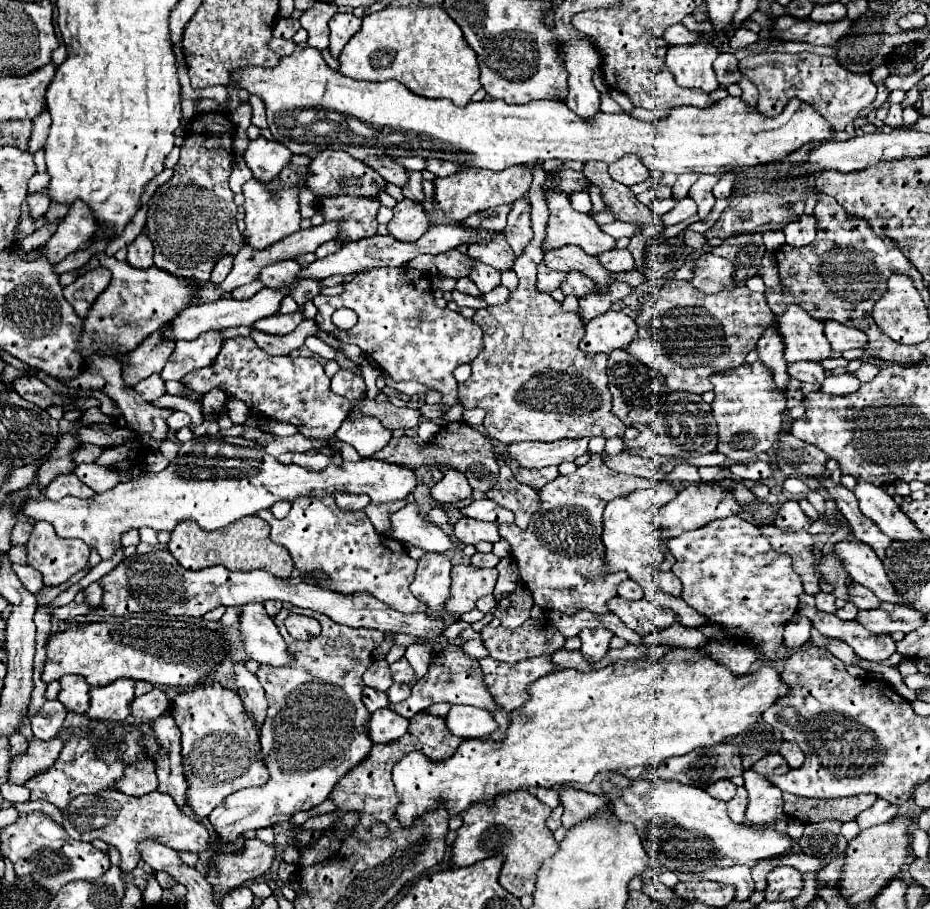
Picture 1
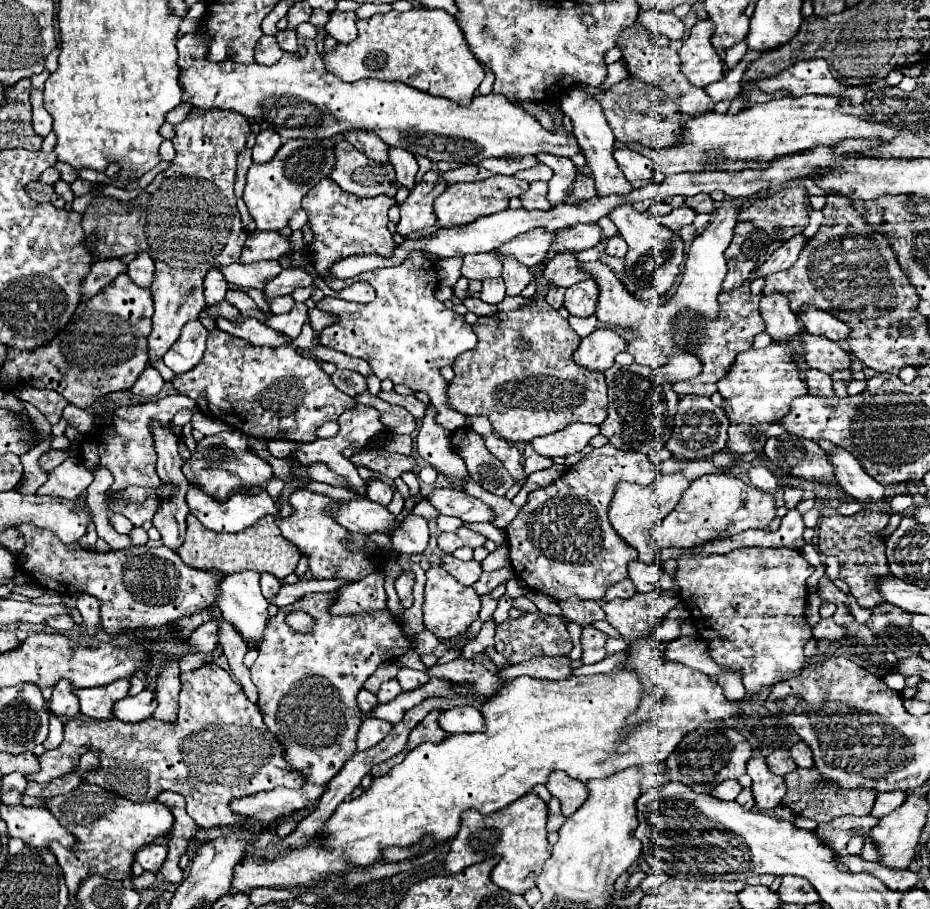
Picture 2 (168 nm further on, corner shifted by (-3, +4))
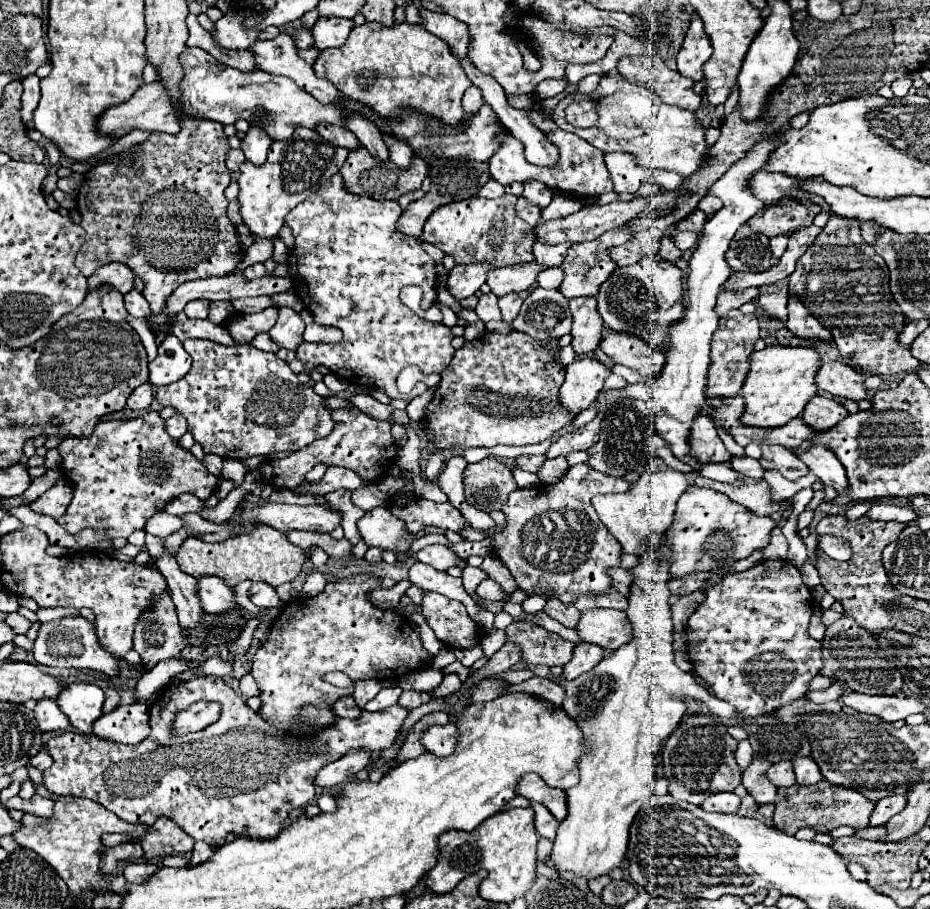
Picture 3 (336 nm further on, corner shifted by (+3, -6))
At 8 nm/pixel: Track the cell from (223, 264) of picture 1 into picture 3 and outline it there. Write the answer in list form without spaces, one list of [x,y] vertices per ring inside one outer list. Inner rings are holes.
[[[202,298],[202,300],[188,302],[184,312],[186,312],[188,318],[208,318],[208,308],[210,308],[210,302]]]

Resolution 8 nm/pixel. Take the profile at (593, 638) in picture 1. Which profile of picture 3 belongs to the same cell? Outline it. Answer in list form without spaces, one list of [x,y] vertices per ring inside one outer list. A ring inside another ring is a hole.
[[[586,642],[578,644],[574,648],[572,660],[564,666],[564,672],[562,672],[564,678],[574,680],[576,676],[580,676],[580,674],[592,670],[594,666],[598,666],[600,660],[602,660],[602,652],[604,652],[604,648],[600,648],[596,644],[586,644]]]

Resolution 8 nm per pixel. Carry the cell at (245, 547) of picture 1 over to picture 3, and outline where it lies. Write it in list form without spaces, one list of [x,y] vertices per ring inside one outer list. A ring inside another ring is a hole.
[[[256,524],[254,530],[246,534],[238,534],[224,542],[216,542],[216,544],[208,544],[200,538],[186,538],[184,544],[176,552],[176,560],[180,568],[194,578],[220,576],[228,586],[236,586],[242,580],[252,580],[252,582],[260,580],[276,588],[280,584],[292,582],[300,574],[304,558],[306,558],[304,552],[306,550],[288,542],[288,538],[276,528]]]

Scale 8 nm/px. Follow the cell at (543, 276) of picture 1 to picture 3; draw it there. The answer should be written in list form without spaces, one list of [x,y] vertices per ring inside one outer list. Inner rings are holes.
[[[624,226],[612,230],[612,232],[604,232],[600,238],[592,240],[592,242],[580,242],[576,246],[570,246],[566,260],[562,262],[562,270],[564,270],[564,280],[560,284],[560,292],[566,298],[576,298],[576,296],[596,296],[596,290],[600,290],[602,282],[614,272],[616,264],[610,260],[610,256],[606,256],[606,250],[618,244],[624,244],[628,240],[634,238],[632,230],[624,230]]]

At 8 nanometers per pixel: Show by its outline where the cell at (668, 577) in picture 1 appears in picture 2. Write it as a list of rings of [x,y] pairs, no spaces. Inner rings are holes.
[[[634,560],[628,564],[628,578],[634,582],[636,592],[650,592],[650,590],[670,590],[674,580],[666,574],[658,564],[644,564]]]

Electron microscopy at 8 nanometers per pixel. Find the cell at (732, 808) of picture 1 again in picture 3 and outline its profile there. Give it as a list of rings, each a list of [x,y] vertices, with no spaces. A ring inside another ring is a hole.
[[[744,796],[742,798],[742,806],[740,806],[740,810],[736,814],[740,814],[740,816],[754,816],[756,810],[758,810],[756,800],[752,796]]]

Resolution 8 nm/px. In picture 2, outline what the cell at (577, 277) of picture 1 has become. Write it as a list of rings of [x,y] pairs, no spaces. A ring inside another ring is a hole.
[[[594,280],[578,282],[576,286],[566,290],[564,308],[578,318],[588,318],[596,312],[598,304],[598,284]]]

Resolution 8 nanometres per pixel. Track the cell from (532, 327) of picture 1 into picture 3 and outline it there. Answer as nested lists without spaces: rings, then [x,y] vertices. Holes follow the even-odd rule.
[[[516,330],[508,334],[486,332],[482,338],[466,342],[444,370],[424,414],[428,428],[436,436],[434,444],[438,450],[454,444],[466,448],[538,444],[570,426],[576,416],[560,410],[558,390],[566,368],[558,362],[558,354],[556,338],[536,342],[536,338]]]

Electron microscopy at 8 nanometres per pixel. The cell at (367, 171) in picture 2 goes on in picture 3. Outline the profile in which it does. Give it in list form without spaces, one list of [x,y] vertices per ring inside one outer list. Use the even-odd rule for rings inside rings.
[[[364,148],[350,152],[344,166],[340,168],[340,174],[344,178],[344,186],[348,192],[358,194],[358,196],[370,196],[374,200],[398,200],[402,194],[406,194],[410,190],[418,190],[422,186],[422,180],[426,178],[426,172],[428,172],[428,166],[418,156],[414,156],[414,162],[412,162],[410,172],[408,172],[408,170],[398,168],[394,162],[374,160],[368,154],[368,150],[364,150]]]

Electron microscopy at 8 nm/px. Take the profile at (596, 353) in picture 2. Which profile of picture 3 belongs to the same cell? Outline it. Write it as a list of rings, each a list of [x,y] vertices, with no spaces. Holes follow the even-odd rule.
[[[580,358],[566,366],[566,380],[560,388],[560,402],[562,406],[578,414],[588,408],[598,392],[604,386],[604,380],[612,374],[612,368],[594,360],[594,358]]]

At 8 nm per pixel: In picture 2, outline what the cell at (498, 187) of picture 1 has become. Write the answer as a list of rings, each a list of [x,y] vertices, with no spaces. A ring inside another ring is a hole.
[[[494,176],[494,180],[484,182],[458,182],[450,184],[446,192],[442,192],[434,202],[434,214],[440,228],[452,228],[452,226],[466,226],[480,216],[490,216],[500,210],[508,208],[508,200],[514,196],[522,196],[528,188],[528,182],[518,180],[514,176]]]

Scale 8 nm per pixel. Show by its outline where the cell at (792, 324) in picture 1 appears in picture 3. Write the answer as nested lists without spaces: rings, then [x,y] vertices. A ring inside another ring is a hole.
[[[826,362],[820,366],[816,374],[818,388],[828,390],[834,396],[844,396],[850,400],[866,398],[866,390],[862,382],[864,382],[864,376],[842,362]]]

